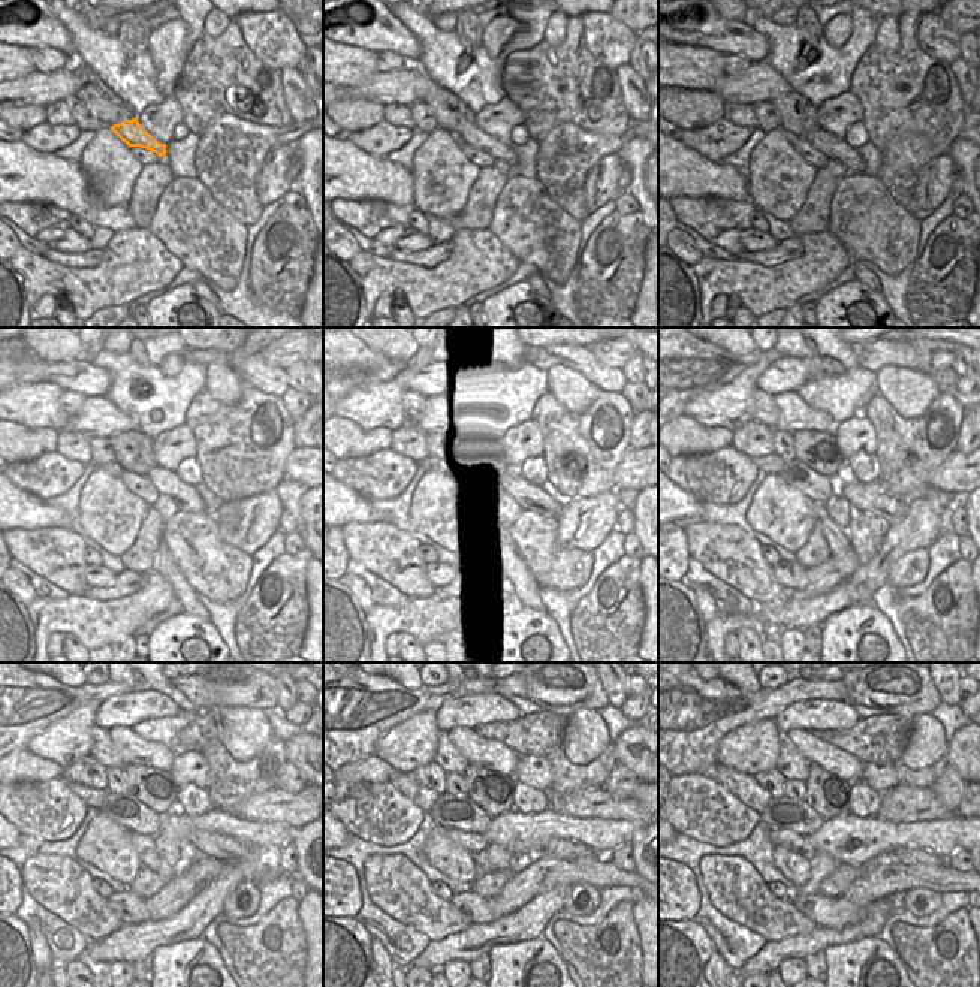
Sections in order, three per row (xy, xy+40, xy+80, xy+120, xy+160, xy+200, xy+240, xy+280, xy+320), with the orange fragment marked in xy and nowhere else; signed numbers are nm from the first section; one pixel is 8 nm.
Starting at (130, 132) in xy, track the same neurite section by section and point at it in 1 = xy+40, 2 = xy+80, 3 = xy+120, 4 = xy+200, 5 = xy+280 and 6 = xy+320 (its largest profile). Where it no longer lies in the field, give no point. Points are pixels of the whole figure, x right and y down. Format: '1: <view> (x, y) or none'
1: xy+40 (472, 135)
2: xy+80 (835, 148)
3: xy+120 (166, 482)
4: xy+200 (868, 498)
5: xy+280 (560, 848)
6: xy+320 (907, 856)

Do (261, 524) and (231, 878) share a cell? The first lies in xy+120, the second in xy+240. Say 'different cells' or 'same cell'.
same cell

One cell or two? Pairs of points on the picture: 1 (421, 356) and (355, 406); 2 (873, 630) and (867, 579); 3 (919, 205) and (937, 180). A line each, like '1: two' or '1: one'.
1: one
2: two
3: one

